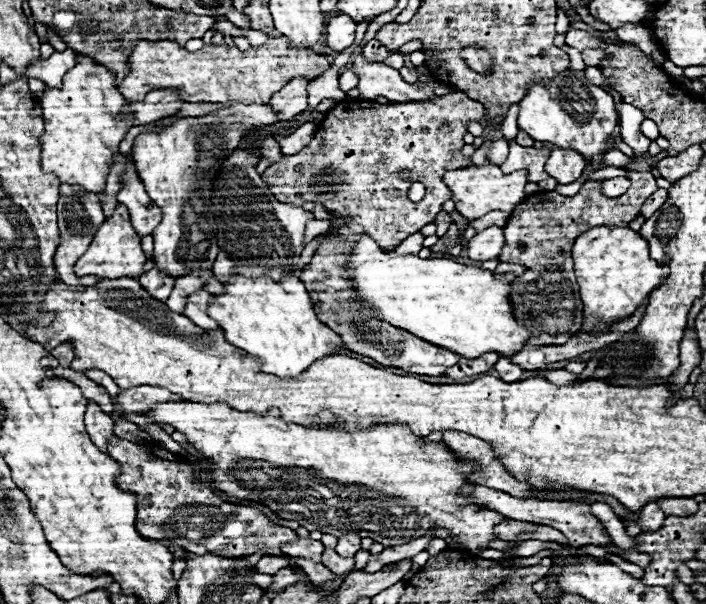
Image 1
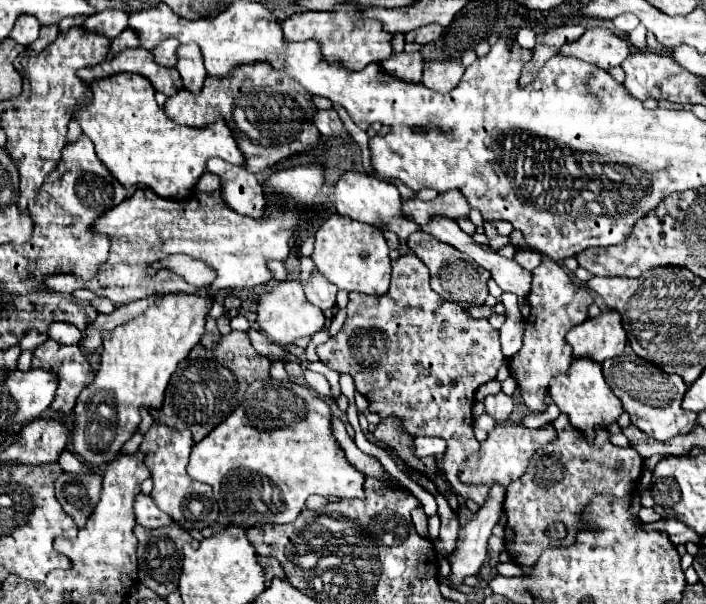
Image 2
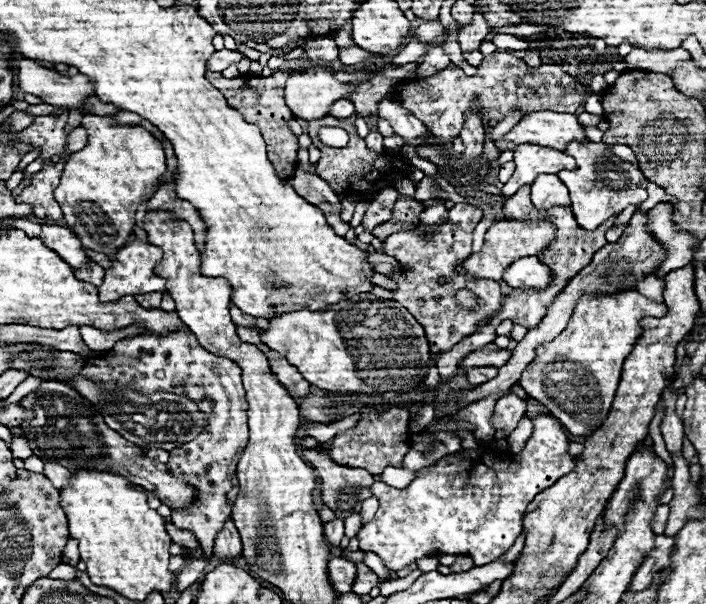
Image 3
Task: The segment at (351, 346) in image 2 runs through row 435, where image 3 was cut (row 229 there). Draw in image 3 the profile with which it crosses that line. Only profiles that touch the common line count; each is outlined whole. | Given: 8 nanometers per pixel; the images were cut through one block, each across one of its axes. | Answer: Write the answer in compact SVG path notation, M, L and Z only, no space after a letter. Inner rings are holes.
M454 204L454 208L448 210L448 218L444 224L400 230L390 234L382 242L382 252L394 256L402 266L400 274L390 276L398 286L396 290L392 290L392 300L400 302L424 326L430 350L436 354L436 358L440 358L440 354L448 352L452 346L456 346L460 340L464 340L478 328L476 310L466 312L456 306L456 288L452 286L452 276L456 274L456 266L470 256L472 232L480 220L480 208L470 204ZM426 234L430 234L430 238L426 238ZM440 278L446 278L446 282L440 284Z

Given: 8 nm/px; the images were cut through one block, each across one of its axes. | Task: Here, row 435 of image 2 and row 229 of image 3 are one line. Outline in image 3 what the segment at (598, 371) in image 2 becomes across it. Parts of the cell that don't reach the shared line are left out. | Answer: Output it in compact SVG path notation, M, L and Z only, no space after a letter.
M572 142L568 144L566 152L576 160L576 168L570 172L560 172L558 178L568 186L572 198L572 214L580 228L596 230L602 222L612 216L618 216L628 204L640 206L646 198L646 180L640 170L628 162L622 162L608 150L604 142L590 142L588 146Z

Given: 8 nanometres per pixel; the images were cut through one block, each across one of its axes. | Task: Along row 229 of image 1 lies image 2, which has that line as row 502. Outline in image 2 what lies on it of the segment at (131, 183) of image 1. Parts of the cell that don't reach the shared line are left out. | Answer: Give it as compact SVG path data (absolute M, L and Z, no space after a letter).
M140 492L134 500L134 512L136 512L136 522L142 524L144 528L162 528L168 526L172 520L168 520L168 516L164 512L160 512L160 508L154 504L150 494Z

